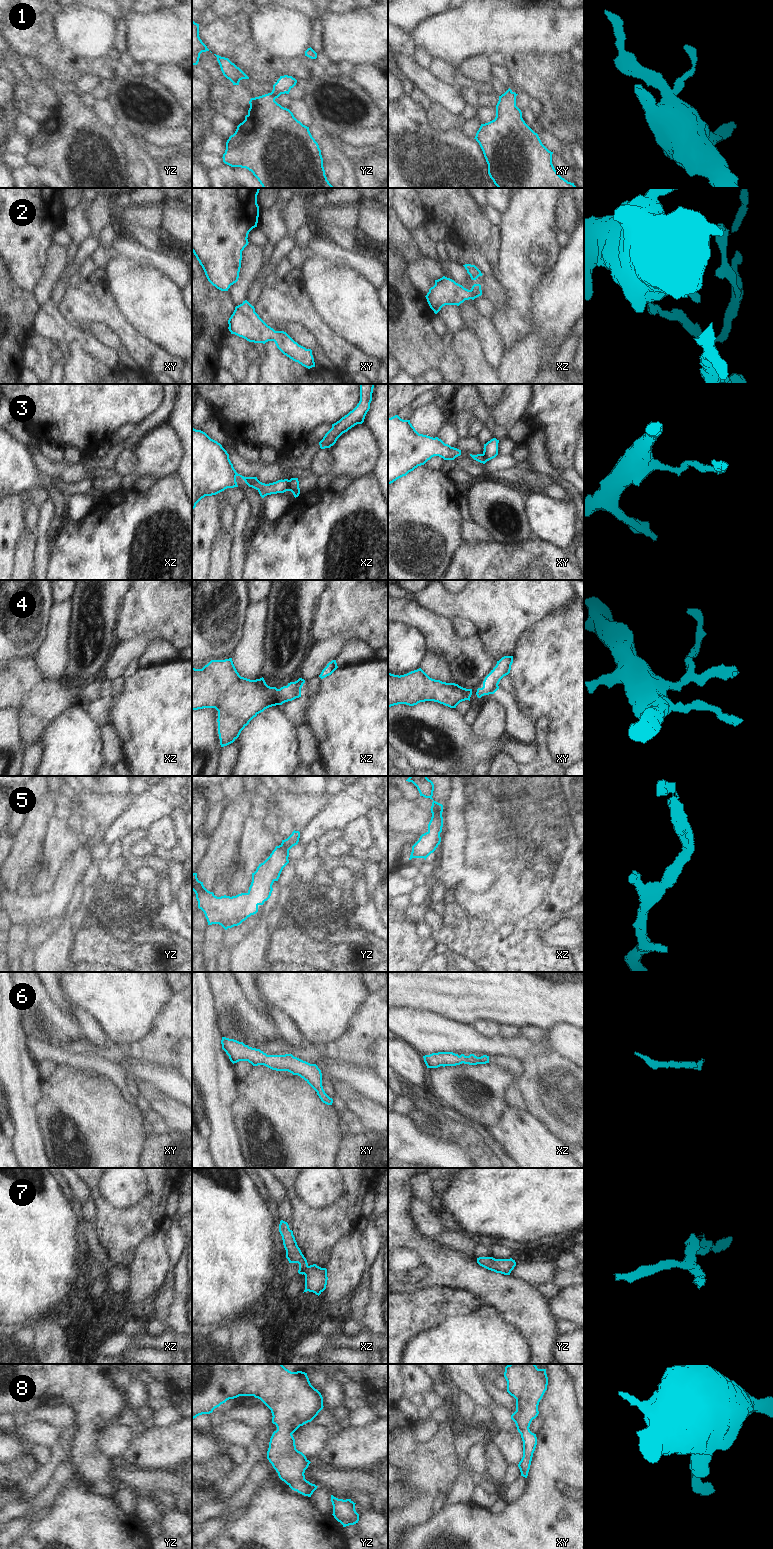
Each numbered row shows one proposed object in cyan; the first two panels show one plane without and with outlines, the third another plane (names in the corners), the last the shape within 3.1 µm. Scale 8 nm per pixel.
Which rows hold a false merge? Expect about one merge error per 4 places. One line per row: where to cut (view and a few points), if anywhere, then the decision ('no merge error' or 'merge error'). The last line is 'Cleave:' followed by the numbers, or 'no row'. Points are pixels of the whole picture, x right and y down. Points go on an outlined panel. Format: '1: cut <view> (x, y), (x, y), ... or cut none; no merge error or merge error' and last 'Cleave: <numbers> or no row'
1: cut yz (270, 93), (275, 98); merge error
2: cut none; no merge error
3: cut xz (289, 480), (286, 490); merge error
4: cut none; no merge error
5: cut none; no merge error
6: cut none; no merge error
7: cut none; no merge error
8: cut none; no merge error
Cleave: 1, 3

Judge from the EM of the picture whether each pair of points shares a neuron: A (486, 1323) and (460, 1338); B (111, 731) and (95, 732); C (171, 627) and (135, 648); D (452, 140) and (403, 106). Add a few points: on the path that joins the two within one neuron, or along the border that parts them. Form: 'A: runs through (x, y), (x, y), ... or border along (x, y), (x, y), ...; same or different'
A: runs through (480, 1329), (471, 1338), (466, 1338); same
B: border along (103, 728), (105, 754); different
C: border along (138, 638), (152, 631), (159, 631), (164, 639); different
D: runs through (440, 140), (415, 118); same

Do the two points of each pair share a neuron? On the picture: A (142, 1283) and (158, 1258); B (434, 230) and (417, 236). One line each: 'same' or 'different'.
A: same
B: different

